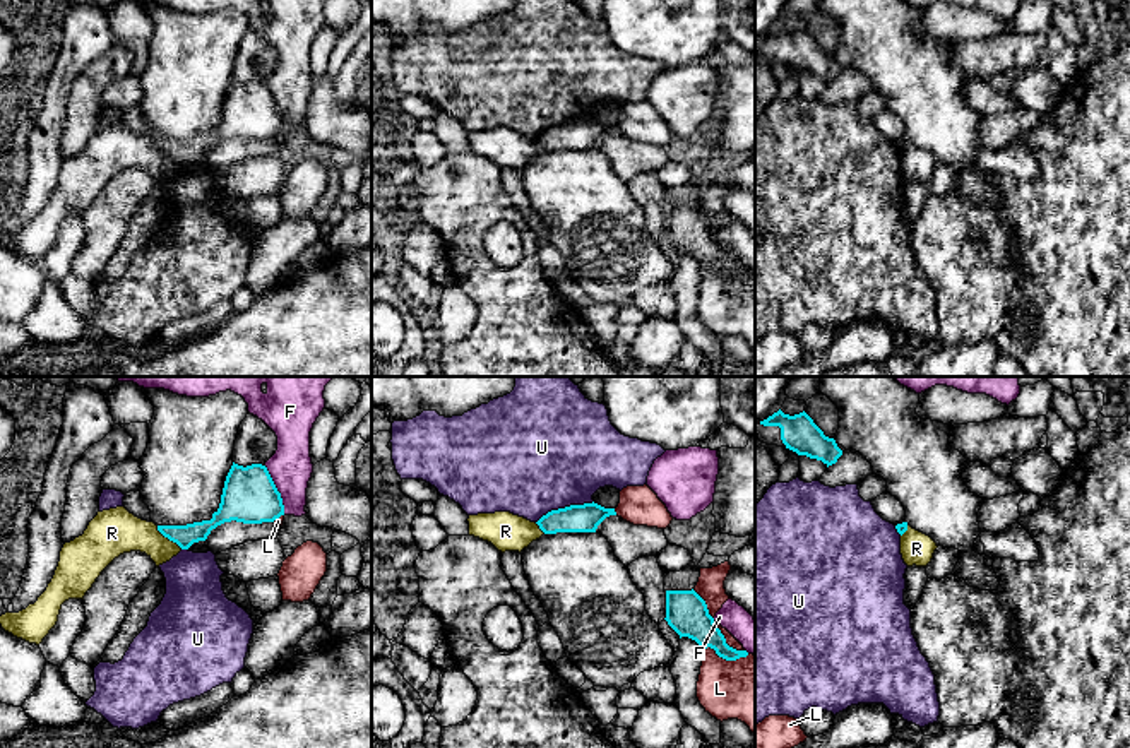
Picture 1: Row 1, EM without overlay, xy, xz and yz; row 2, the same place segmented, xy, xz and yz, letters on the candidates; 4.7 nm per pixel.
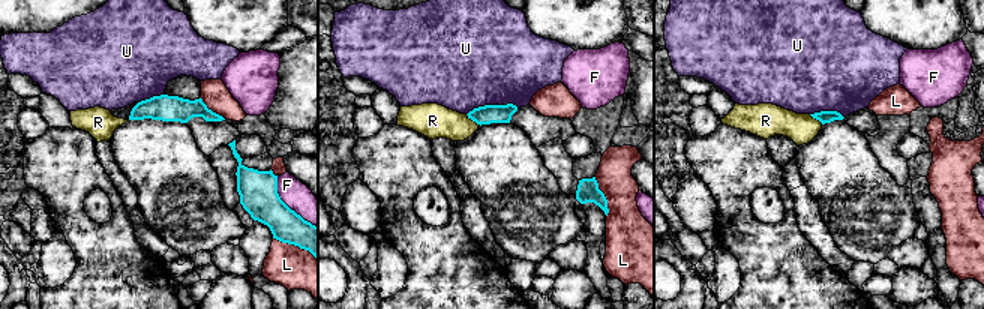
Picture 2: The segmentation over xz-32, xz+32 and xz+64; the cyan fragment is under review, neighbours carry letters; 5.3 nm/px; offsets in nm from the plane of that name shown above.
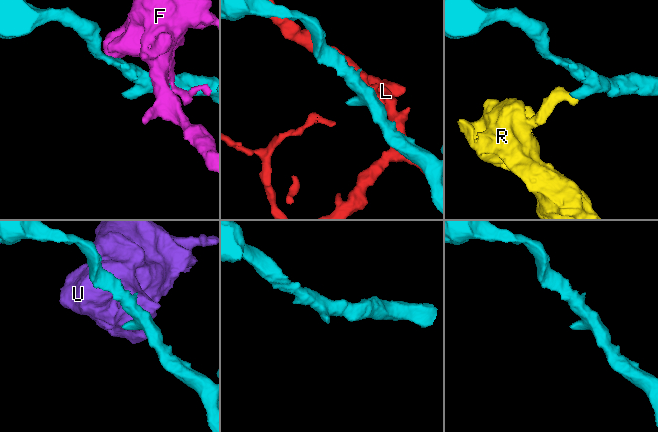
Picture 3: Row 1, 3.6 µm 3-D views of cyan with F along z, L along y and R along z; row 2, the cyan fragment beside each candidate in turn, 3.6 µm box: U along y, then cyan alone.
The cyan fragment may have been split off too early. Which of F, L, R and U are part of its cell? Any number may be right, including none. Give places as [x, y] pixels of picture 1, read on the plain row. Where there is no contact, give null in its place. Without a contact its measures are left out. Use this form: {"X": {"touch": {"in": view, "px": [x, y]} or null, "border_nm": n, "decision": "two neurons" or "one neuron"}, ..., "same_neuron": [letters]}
{"F": {"touch": {"in": "xy", "px": [276, 106]}, "border_nm": 260, "decision": "two neurons"}, "L": {"touch": {"in": "xz", "px": [726, 276]}, "border_nm": 220, "decision": "two neurons"}, "R": {"touch": {"in": "xy", "px": [168, 154]}, "border_nm": 170, "decision": "two neurons"}, "U": {"touch": {"in": "xz", "px": [565, 124]}, "border_nm": 300, "decision": "two neurons"}, "same_neuron": []}

